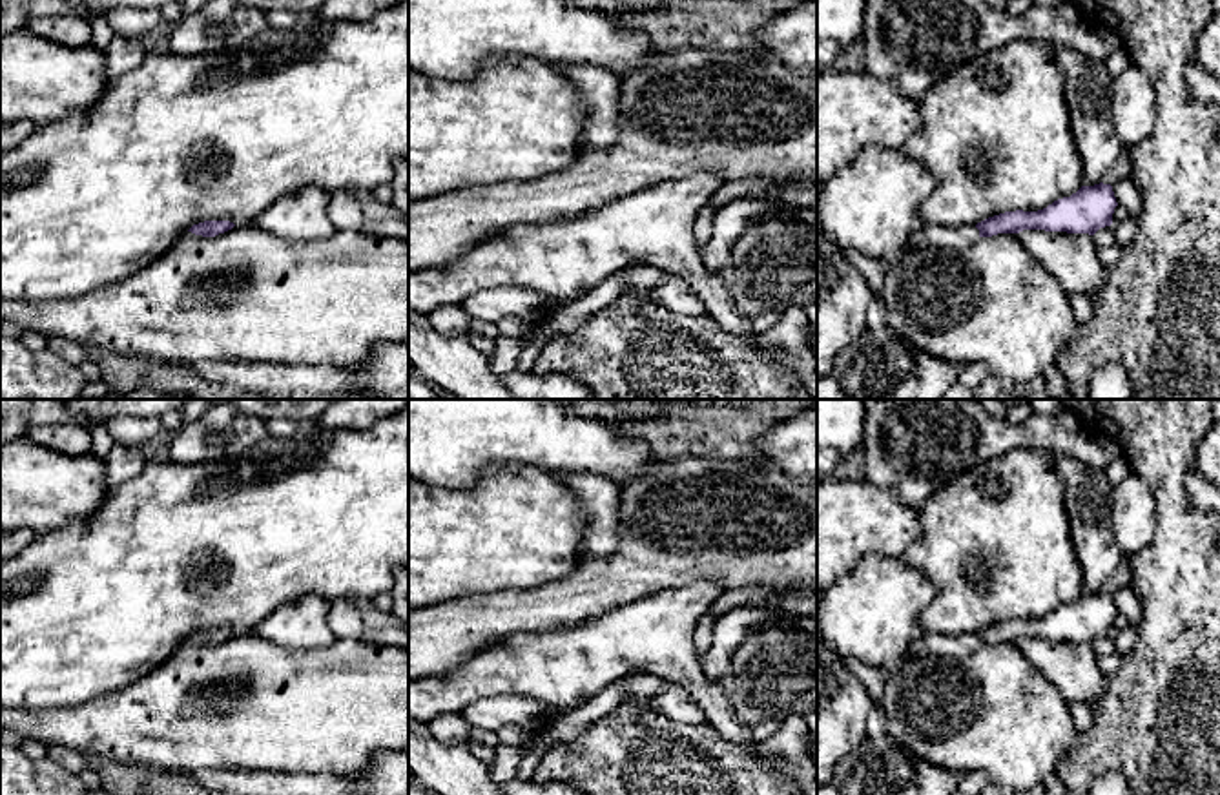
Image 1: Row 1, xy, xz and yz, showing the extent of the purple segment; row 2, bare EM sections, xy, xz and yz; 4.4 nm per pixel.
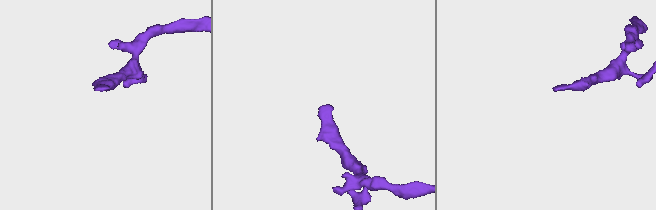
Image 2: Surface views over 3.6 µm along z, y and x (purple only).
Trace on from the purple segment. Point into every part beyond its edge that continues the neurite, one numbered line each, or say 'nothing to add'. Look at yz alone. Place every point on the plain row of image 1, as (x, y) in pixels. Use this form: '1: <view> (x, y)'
1: yz (960, 646)

